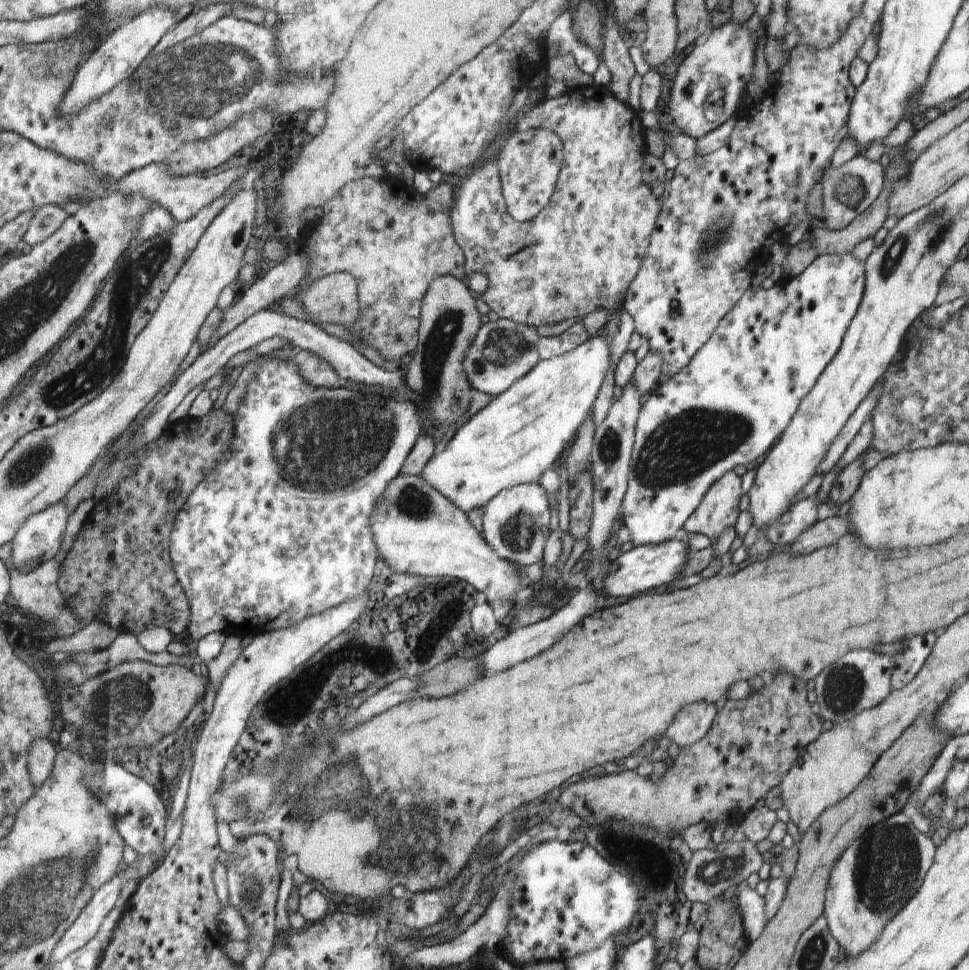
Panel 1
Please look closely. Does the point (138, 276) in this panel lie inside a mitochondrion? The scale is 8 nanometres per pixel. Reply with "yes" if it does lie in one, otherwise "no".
yes

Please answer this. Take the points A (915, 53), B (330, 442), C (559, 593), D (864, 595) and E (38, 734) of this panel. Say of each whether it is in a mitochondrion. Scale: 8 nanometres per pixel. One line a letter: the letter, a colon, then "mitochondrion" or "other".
A: other
B: mitochondrion
C: other
D: other
E: other

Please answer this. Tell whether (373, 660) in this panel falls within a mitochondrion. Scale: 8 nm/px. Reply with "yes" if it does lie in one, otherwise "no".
no

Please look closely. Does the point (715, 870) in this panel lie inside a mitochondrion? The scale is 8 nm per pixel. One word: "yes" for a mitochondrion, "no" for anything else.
yes

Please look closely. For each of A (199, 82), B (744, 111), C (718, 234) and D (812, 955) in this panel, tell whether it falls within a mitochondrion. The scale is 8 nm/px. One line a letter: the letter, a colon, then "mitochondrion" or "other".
A: mitochondrion
B: other
C: mitochondrion
D: mitochondrion

